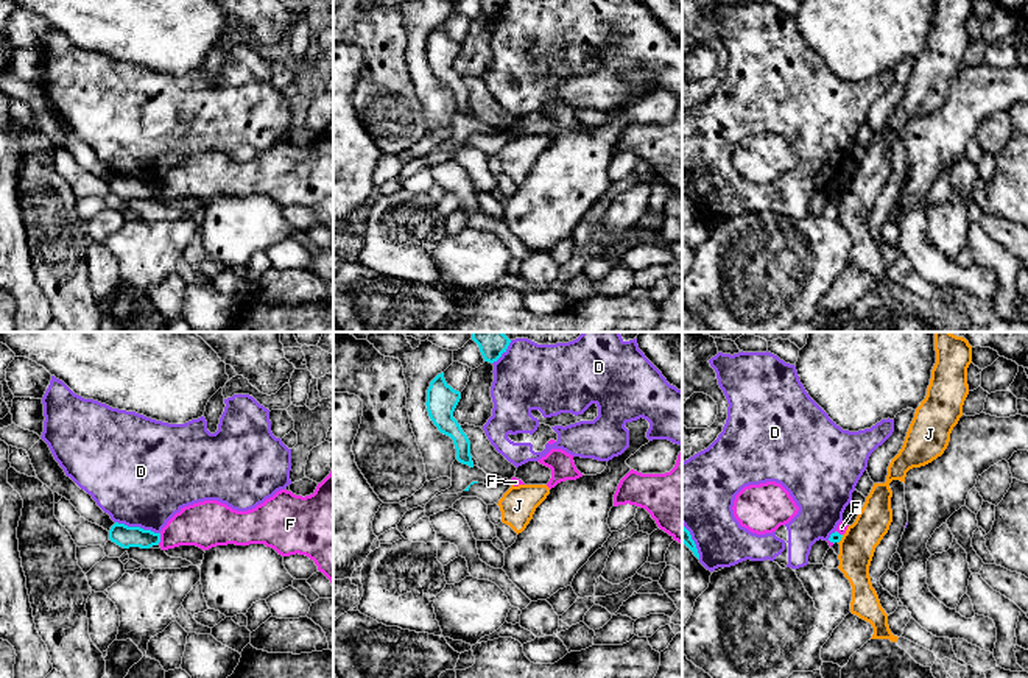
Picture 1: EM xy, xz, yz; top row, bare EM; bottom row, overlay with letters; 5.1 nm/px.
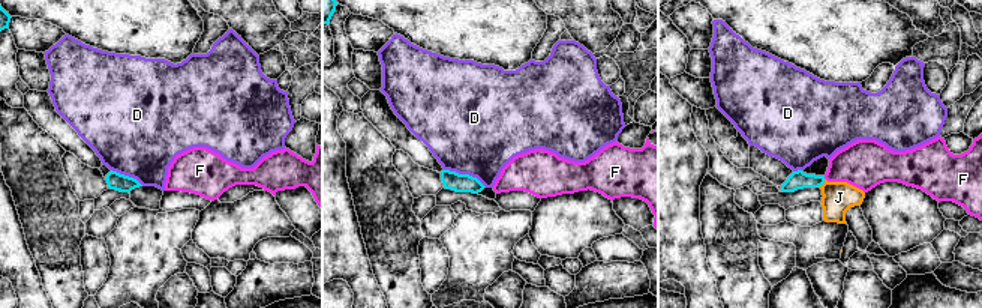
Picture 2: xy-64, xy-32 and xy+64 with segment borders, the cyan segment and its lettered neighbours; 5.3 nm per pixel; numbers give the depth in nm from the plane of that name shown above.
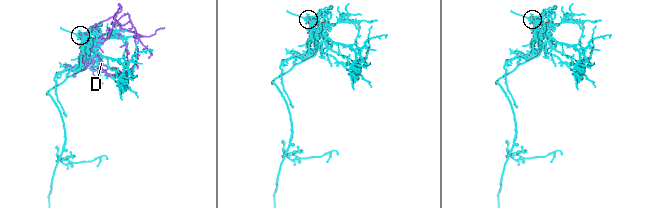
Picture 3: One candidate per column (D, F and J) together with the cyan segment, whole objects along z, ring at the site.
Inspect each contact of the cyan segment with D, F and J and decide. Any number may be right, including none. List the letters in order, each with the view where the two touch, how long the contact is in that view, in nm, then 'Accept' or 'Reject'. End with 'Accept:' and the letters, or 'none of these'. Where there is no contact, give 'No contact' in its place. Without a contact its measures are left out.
D: Touches cyan in xy. Shared border 240 nm. Reject
F: Touches cyan in xy. Shared border 60 nm. Reject
J: Touches cyan in yz. Shared border 50 nm. Reject
Accept: none of these

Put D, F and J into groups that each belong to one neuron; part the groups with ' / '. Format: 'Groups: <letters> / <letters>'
Groups: D / F / J

